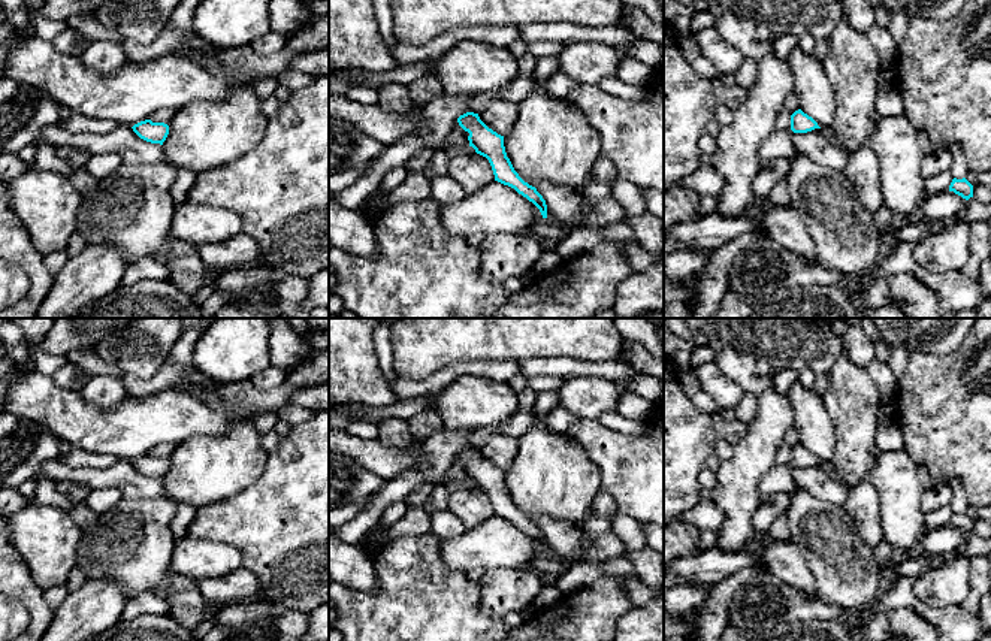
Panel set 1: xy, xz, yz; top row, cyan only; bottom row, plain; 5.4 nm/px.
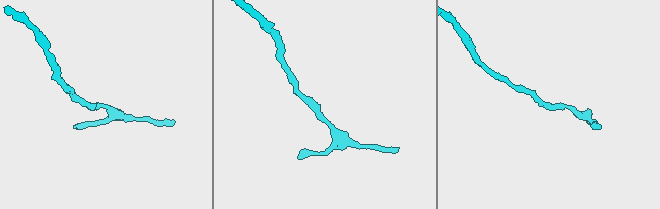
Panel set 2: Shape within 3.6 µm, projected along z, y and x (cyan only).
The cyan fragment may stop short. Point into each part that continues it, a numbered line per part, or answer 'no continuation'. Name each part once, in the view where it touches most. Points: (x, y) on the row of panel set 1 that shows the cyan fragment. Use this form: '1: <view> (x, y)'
no continuation

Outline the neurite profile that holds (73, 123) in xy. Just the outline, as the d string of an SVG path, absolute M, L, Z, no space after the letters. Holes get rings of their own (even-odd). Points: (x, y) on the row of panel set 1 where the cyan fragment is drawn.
M72 112L61 117L58 126L70 133L109 133L117 128L117 124L108 120L97 120Z

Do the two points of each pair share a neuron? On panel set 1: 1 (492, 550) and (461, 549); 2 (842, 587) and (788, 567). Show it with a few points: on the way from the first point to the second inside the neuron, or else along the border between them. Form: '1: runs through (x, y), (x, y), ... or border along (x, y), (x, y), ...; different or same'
1: runs through (485, 549), (468, 549); same
2: border along (794, 546), (810, 571), (818, 595); different

